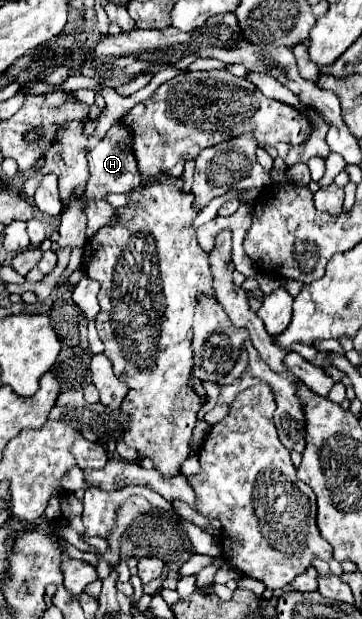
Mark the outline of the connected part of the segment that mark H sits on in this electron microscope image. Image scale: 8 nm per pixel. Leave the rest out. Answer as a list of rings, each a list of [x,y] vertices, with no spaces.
[[[118,119],[110,131],[104,135],[104,139],[88,153],[90,163],[90,179],[86,187],[86,195],[100,199],[106,193],[128,193],[132,187],[140,185],[140,173],[136,167],[136,157],[132,153],[132,141],[134,131],[124,123],[124,119]]]

